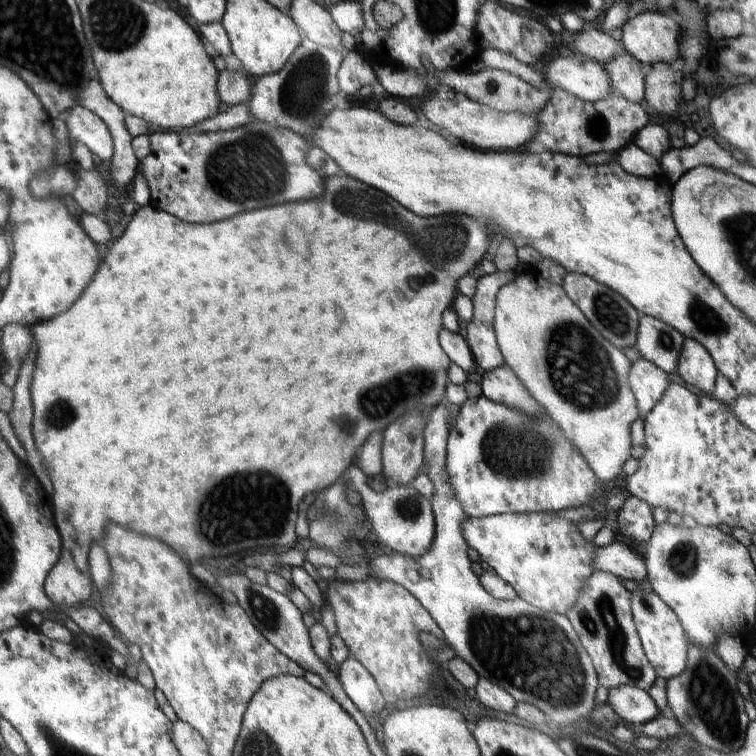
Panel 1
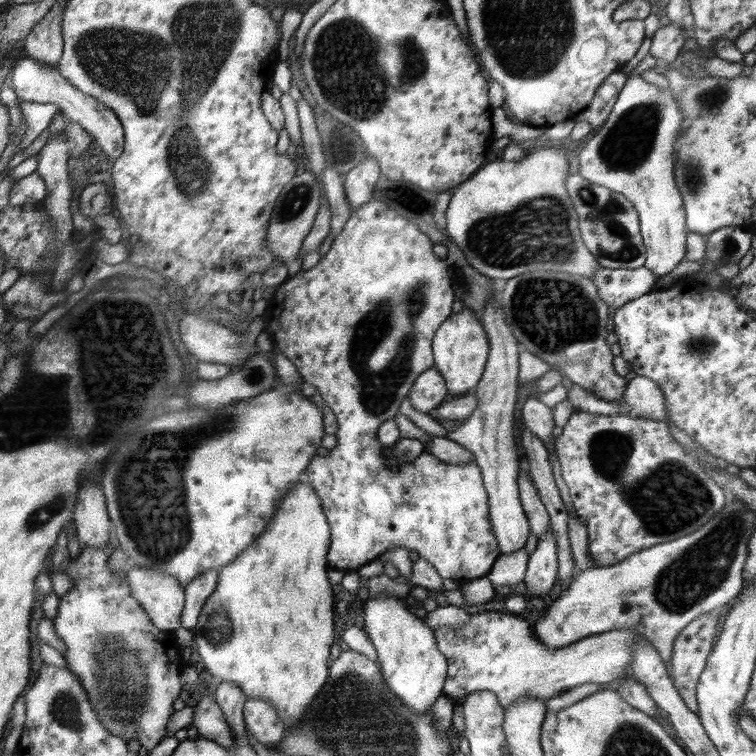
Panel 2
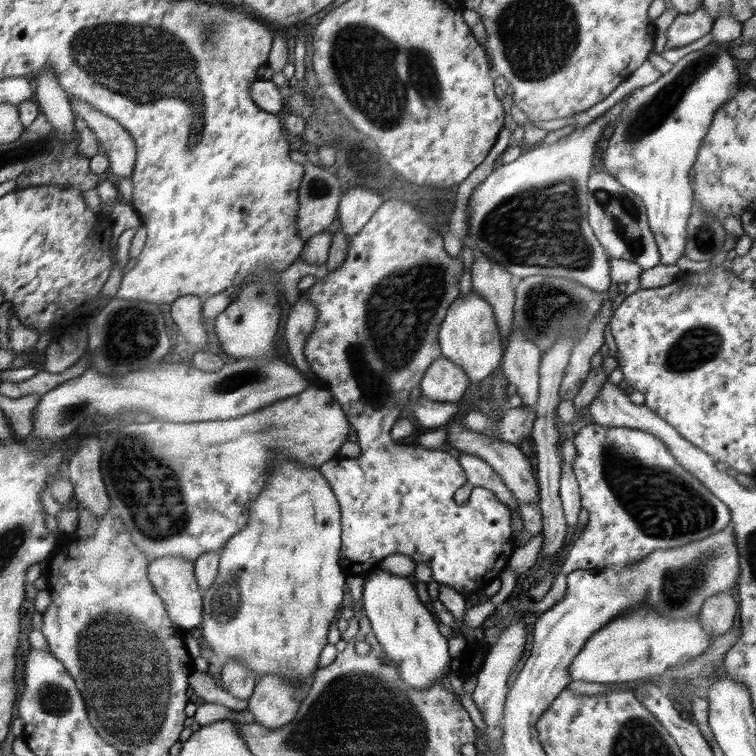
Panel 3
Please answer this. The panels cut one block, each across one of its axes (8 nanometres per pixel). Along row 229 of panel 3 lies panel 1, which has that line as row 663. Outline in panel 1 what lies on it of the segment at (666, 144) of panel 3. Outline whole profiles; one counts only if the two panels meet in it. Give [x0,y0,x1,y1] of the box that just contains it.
[629,587,689,681]

